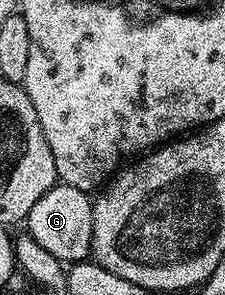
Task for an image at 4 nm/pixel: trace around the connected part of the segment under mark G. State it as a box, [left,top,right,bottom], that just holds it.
[24,185,94,263]

